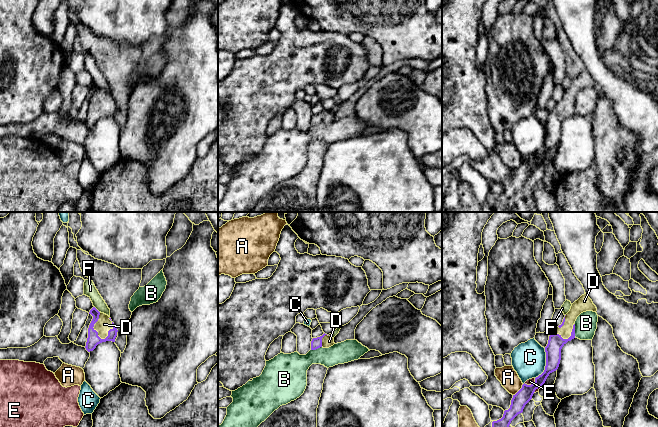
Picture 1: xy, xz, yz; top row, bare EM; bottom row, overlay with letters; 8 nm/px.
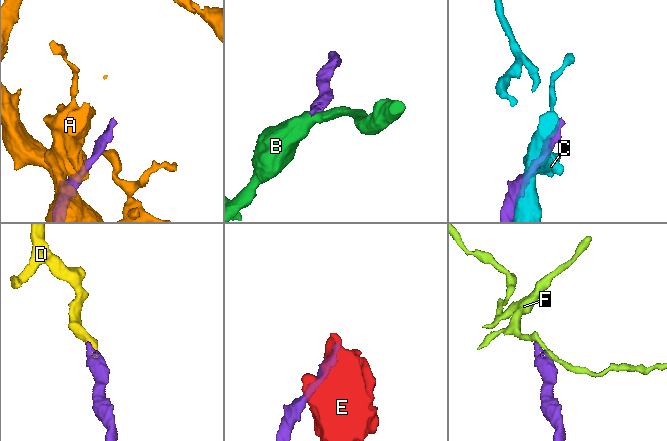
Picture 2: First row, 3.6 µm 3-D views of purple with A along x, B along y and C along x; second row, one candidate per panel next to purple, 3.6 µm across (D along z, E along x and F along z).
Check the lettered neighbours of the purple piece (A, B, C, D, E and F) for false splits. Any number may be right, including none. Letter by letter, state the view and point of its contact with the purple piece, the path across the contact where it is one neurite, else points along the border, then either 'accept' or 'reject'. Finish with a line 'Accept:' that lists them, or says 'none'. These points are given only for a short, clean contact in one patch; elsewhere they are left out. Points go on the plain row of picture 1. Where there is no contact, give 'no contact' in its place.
A: contact yz (519, 166); reject
B: contact yz (574, 106); border yz (574, 99), (575, 112); reject
C: contact yz (546, 140); reject
D: contact xy (93, 102); way xy (93, 116), (93, 102), (104, 100); accept
E: contact yz (531, 160); border yz (535, 154), (530, 160), (524, 159); reject
F: contact xy (96, 85); border xy (94, 82), (99, 88); reject
Accept: D

